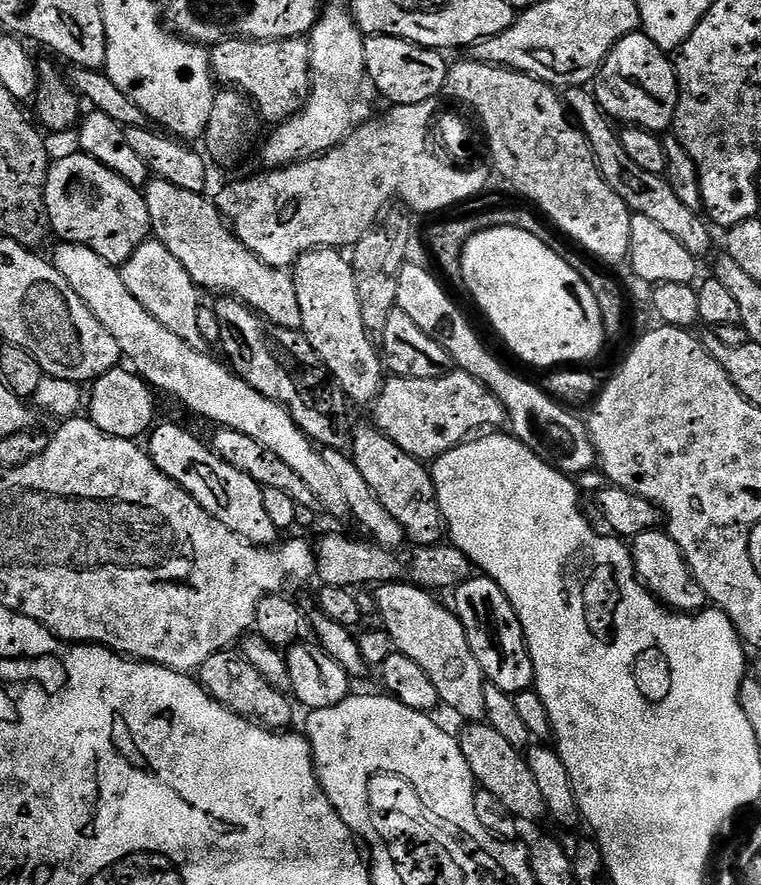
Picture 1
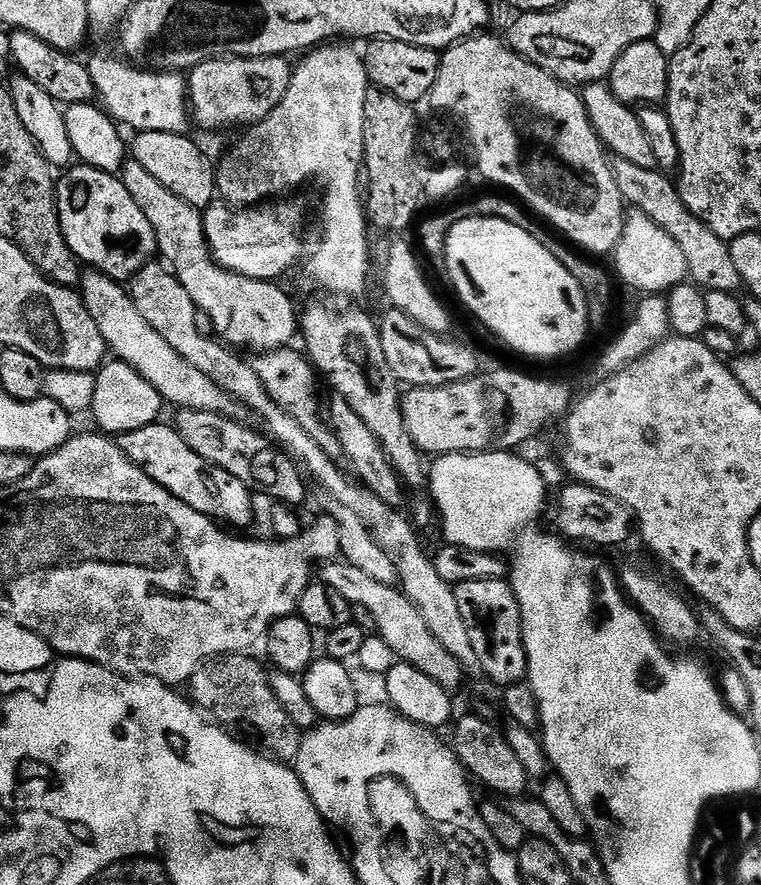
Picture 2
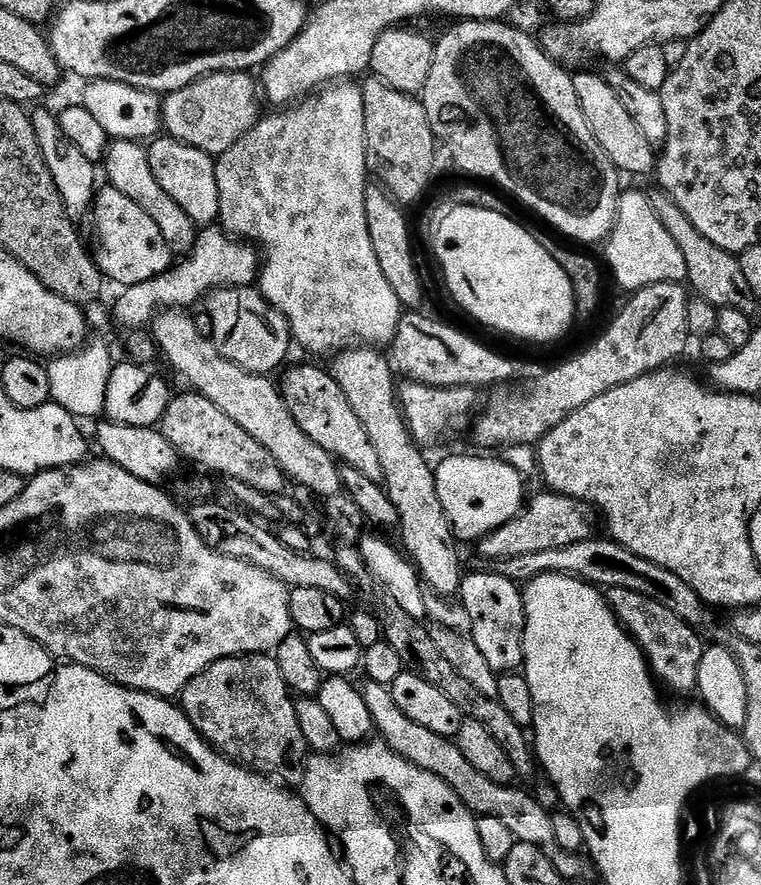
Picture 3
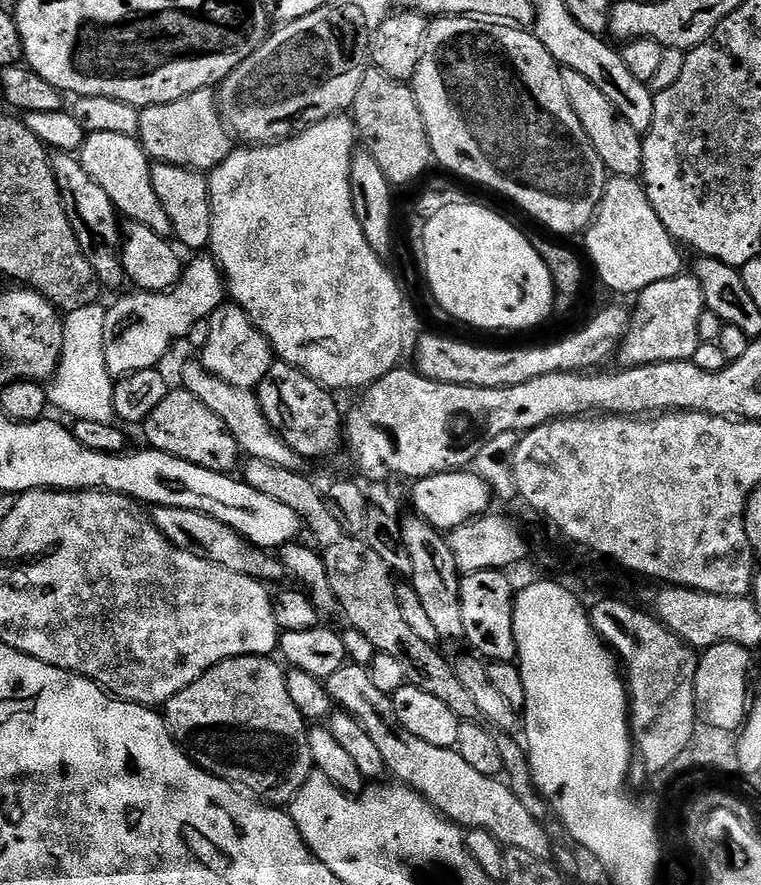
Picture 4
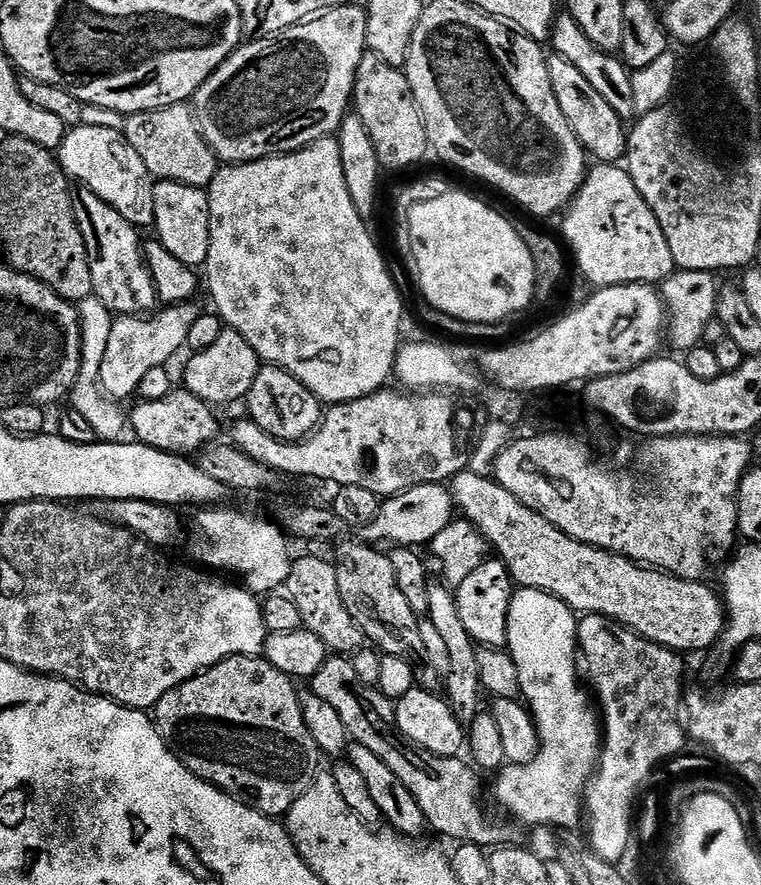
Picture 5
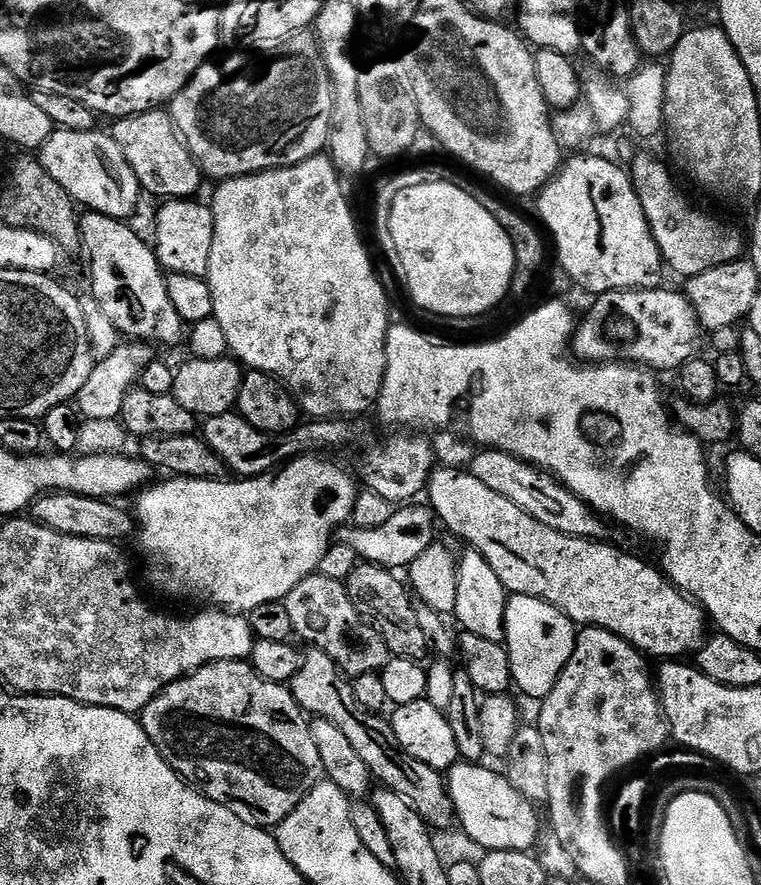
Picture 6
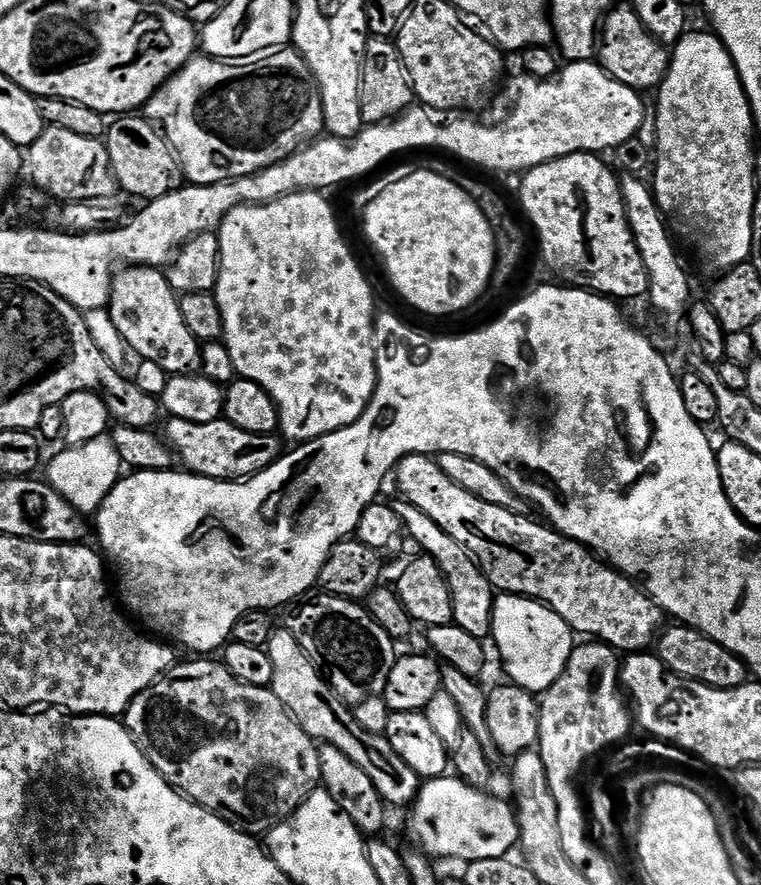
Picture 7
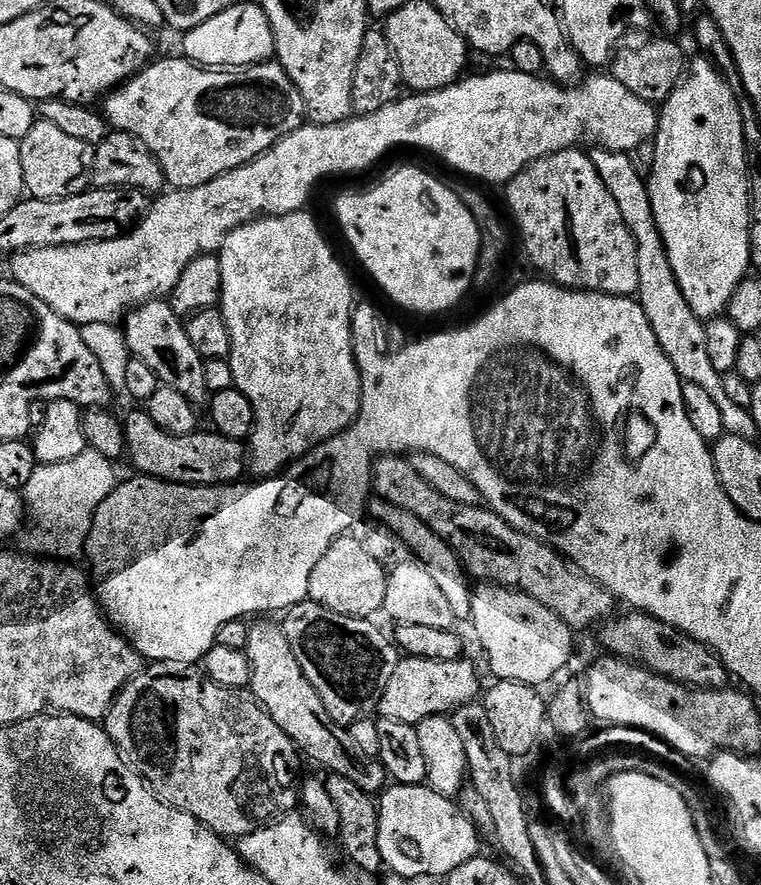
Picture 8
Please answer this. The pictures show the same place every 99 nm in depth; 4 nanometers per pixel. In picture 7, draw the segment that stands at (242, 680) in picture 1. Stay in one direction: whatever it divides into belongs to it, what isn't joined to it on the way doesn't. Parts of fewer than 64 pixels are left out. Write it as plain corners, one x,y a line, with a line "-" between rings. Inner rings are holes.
212,658
188,659
192,660
186,661
185,664
177,663
169,672
165,672
152,687
145,692
139,692
134,698
134,702
130,702
127,712
122,717
122,723
134,738
136,745
142,750
142,754
146,754
146,758
154,766
154,770
158,770
158,774
162,774
162,778
166,778
166,782
172,785
177,792
184,793
187,799
210,810
218,818
235,822
240,831
248,833
249,836
263,837
270,829
283,822
287,816
292,815
296,807
311,792
316,791
320,784
320,749
317,741
308,736
306,730
302,730
302,726
288,713
286,706
275,696
271,687
250,686
246,682
234,678
234,674
230,674
230,670
225,664
217,661
215,664

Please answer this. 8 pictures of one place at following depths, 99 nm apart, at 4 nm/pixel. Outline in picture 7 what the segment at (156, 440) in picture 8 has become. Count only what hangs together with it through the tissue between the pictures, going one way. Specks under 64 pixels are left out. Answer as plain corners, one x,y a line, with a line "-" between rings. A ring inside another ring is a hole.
168,418
163,421
162,435
172,446
185,469
196,476
215,480
247,480
270,467
282,455
282,440
279,435
259,436
250,430
238,430
223,418
214,422
186,422
182,418

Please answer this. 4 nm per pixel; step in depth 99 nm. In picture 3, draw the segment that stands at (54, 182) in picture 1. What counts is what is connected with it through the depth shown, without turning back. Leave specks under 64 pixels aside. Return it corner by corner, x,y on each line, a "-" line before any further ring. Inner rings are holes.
104,186
97,191
90,220
96,223
96,236
100,239
94,247
94,259
105,281
112,283
113,280
119,286
129,288
138,282
150,282
150,278
158,278
173,267
174,253
162,238
158,222
117,188

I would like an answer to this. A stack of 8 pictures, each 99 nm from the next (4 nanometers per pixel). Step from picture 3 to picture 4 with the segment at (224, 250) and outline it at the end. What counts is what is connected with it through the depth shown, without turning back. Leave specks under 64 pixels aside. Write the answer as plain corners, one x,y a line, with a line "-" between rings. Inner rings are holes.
200,254
197,260
187,261
180,281
166,292
132,290
129,296
116,300
106,308
106,366
114,378
123,378
147,368
156,368
159,360
195,324
203,325
208,317
226,300
226,281
219,264
211,255

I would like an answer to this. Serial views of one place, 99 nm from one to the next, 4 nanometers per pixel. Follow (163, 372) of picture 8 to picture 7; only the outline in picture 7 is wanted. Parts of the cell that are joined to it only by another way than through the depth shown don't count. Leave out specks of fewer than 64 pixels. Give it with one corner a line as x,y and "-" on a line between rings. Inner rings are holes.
124,266
112,277
112,293
108,299
108,313
118,326
118,334
122,334
125,345
137,352
140,360
158,362
162,370
170,374
188,374
200,360
201,345
190,334
190,329
186,327
186,321
182,319
182,310
178,294
168,284
167,275
158,268
145,268
143,266

